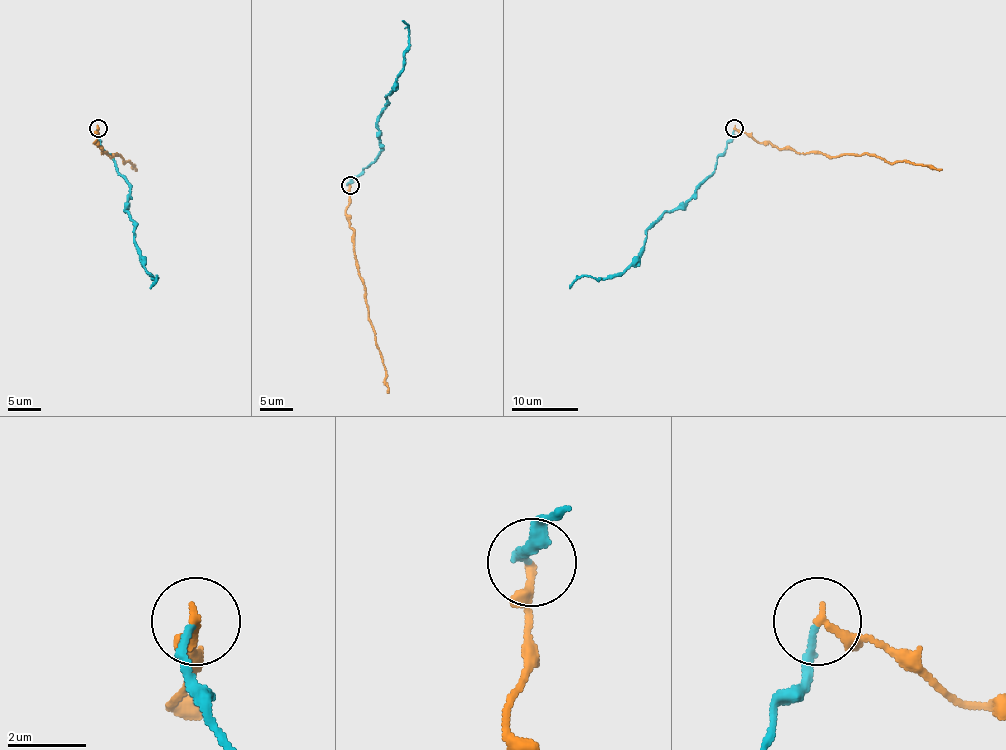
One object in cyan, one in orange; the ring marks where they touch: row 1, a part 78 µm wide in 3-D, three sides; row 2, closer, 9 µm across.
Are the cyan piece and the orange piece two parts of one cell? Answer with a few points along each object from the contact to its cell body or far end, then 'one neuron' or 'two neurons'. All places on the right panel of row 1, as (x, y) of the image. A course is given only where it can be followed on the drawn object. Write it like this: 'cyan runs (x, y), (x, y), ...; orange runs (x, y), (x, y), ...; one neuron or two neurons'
cyan runs (734, 129), (716, 168), (688, 200), (647, 230), (642, 253), (622, 273), (596, 279), (581, 276), (569, 288); orange runs (734, 129), (759, 142), (801, 154), (835, 157), (872, 154), (891, 164), (913, 162), (941, 170); two neurons

